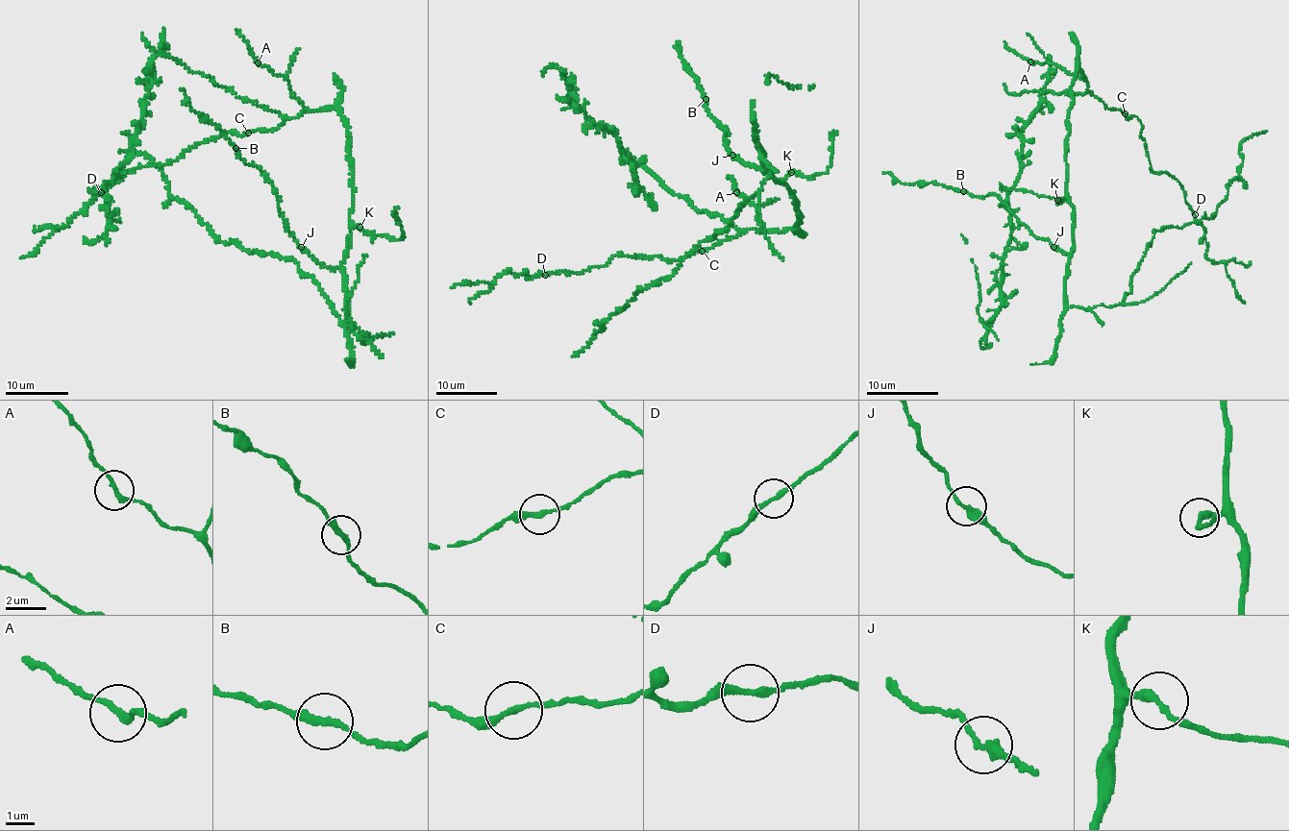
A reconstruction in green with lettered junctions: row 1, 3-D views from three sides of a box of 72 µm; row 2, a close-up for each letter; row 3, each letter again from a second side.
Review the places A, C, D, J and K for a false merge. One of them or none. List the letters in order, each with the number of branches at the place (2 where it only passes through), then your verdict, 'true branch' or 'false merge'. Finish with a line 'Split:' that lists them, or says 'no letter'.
A: branches 2; true branch
C: branches 2; true branch
D: branches 2; true branch
J: branches 2; true branch
K: branches 2; true branch
Split: no letter

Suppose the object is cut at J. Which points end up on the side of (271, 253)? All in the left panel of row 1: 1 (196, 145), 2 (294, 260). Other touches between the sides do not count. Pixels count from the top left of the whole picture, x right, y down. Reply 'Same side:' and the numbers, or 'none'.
Same side: 1, 2

